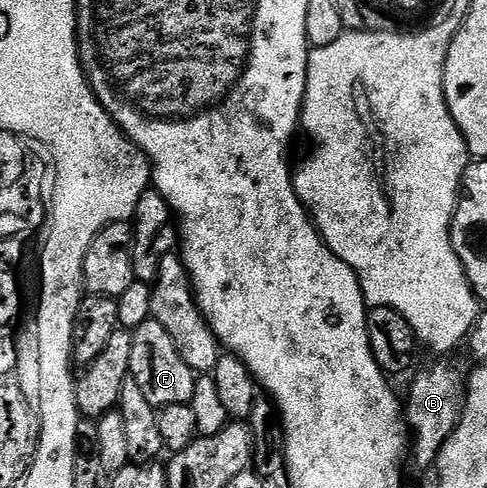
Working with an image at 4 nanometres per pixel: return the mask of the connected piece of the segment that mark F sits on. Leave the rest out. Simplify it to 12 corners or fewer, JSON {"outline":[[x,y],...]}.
{"outline":[[132,329],[129,374],[155,409],[192,405],[197,376],[171,334]]}

